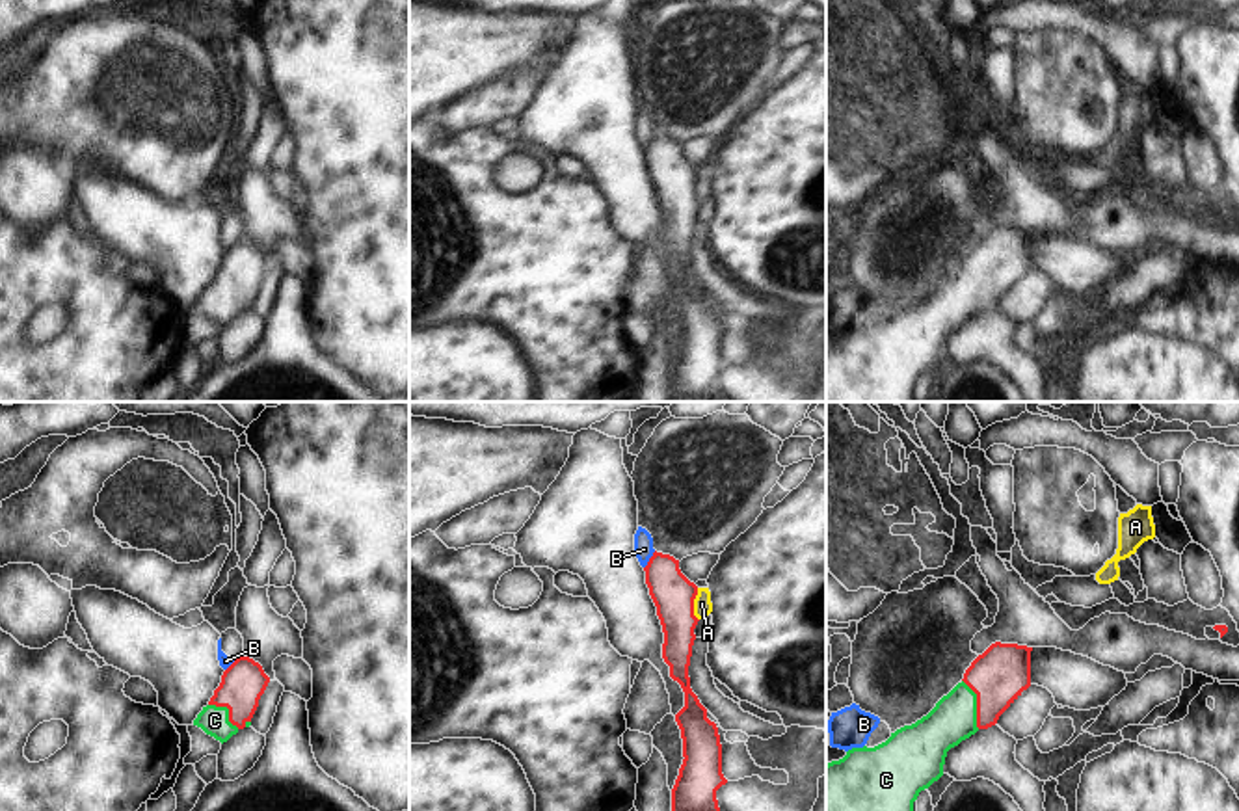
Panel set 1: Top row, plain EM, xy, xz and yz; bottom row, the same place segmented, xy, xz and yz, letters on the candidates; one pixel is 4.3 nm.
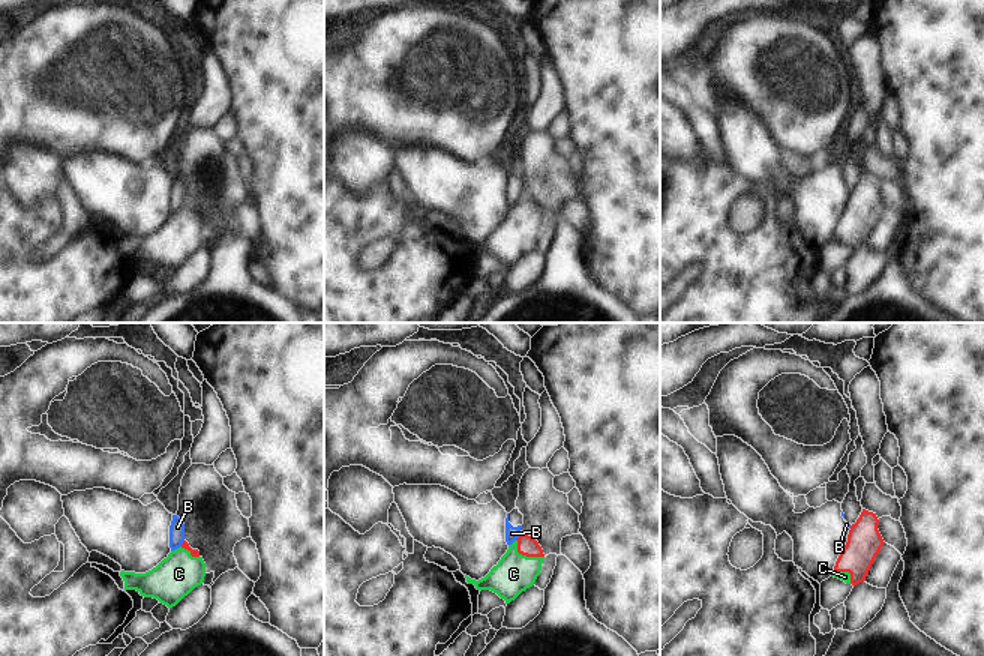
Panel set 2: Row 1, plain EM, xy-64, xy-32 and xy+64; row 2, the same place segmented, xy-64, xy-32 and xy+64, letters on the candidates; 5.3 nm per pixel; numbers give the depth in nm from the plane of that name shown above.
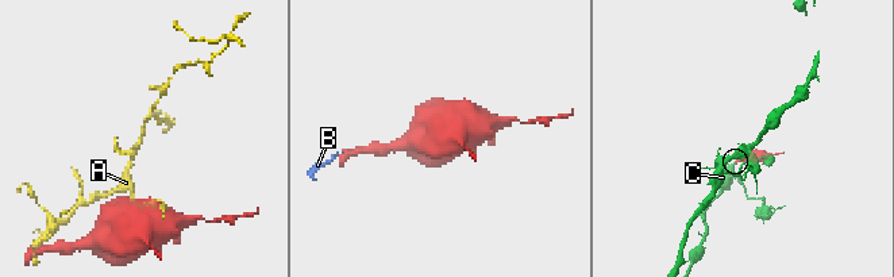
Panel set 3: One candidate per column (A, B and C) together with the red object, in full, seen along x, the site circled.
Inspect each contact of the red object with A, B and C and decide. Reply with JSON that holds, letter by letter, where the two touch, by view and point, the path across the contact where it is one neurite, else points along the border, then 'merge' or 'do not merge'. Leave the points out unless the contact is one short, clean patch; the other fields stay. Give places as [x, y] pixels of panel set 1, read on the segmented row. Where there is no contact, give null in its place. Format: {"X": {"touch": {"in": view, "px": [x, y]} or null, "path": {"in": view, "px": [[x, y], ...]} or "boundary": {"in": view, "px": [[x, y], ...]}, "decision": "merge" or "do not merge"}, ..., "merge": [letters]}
{"A": {"touch": {"in": "xz", "px": [692, 605]}, "boundary": {"in": "xz", "px": [[696, 588], [694, 616], [698, 620]]}, "decision": "do not merge"}, "B": {"touch": {"in": "xz", "px": [650, 560]}, "boundary": {"in": "xz", "px": [[655, 551], [644, 568]]}, "decision": "do not merge"}, "C": {"touch": {"in": "yz", "px": [977, 704]}, "path": {"in": "yz", "px": [[998, 676], [977, 704], [953, 718]]}, "decision": "merge"}, "merge": ["C"]}

